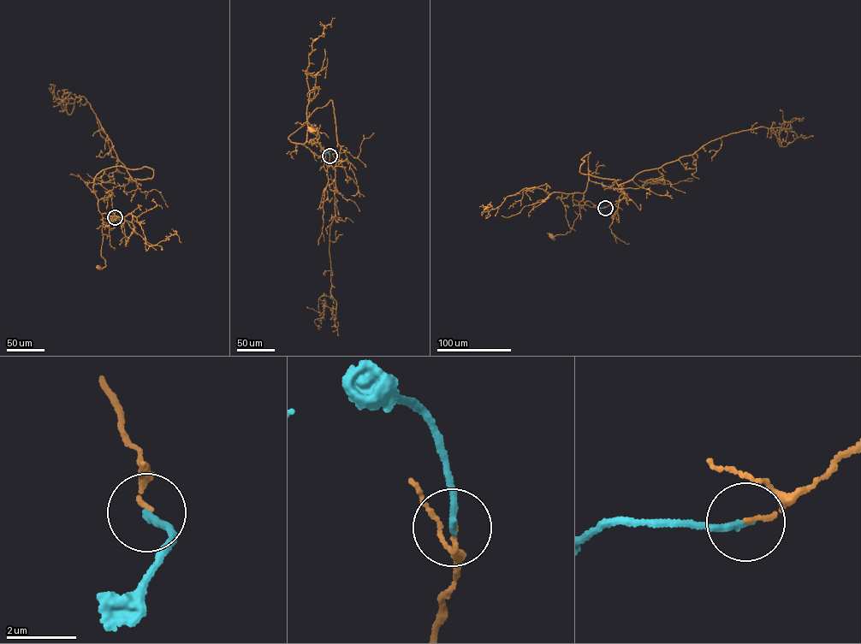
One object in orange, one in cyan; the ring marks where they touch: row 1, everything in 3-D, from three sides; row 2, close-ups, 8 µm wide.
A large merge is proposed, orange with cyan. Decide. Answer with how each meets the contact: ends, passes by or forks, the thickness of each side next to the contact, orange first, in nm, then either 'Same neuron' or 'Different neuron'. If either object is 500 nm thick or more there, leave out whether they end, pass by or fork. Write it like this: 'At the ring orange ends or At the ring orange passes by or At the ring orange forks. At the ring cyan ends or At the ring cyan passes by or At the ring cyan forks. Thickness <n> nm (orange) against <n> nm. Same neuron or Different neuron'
At the ring orange ends. At the ring cyan ends. Thickness 110 nm (orange) against 200 nm. Different neuron

